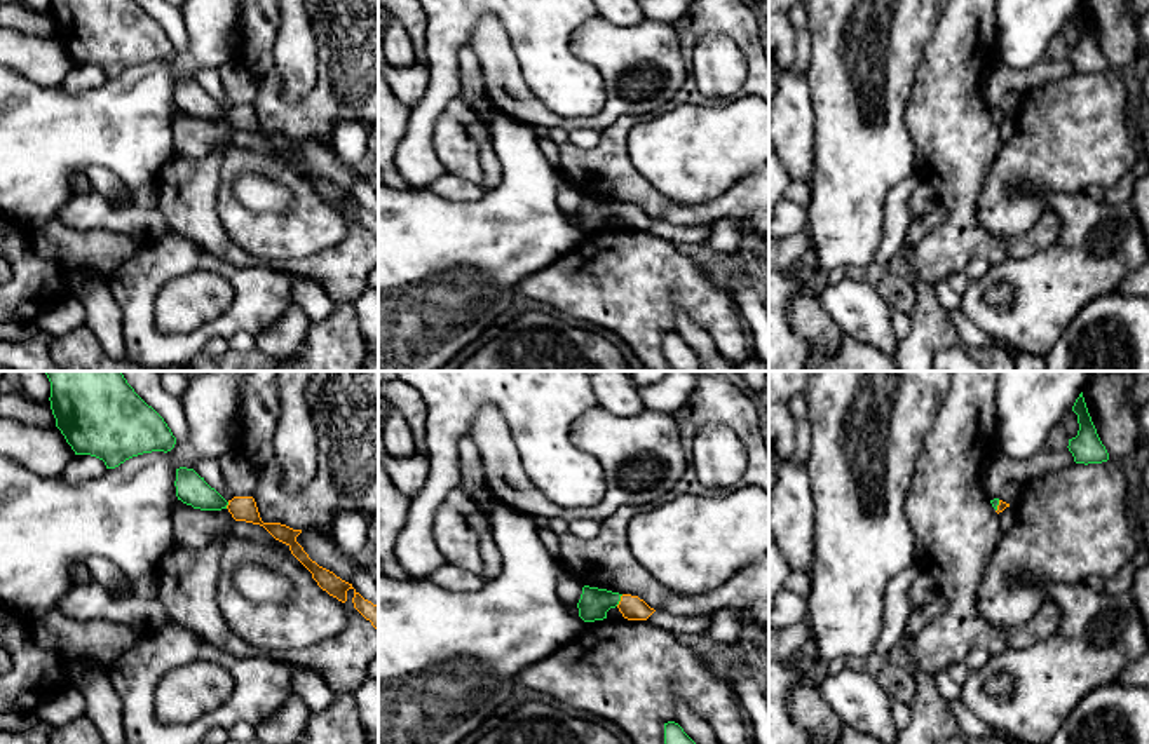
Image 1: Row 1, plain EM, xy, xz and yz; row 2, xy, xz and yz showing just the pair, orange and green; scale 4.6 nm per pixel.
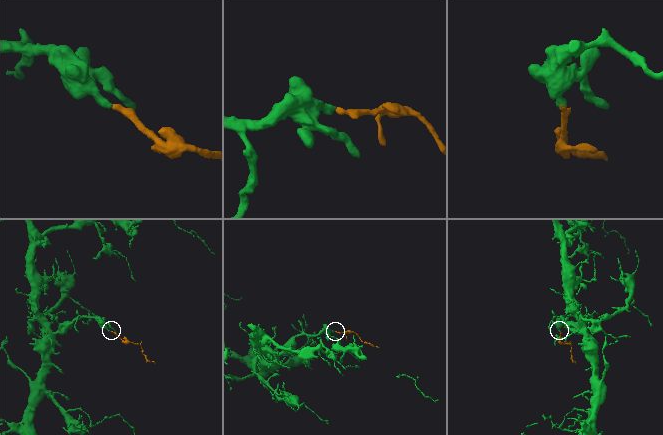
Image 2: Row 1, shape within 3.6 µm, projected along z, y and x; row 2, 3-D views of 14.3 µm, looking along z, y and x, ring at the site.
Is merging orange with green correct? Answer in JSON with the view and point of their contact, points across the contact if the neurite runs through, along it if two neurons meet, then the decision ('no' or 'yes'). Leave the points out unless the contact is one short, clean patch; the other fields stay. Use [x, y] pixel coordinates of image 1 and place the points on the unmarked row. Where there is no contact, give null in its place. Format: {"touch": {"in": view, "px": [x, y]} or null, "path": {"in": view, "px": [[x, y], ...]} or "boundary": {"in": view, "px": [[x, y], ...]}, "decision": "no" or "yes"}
{"touch": {"in": "xz", "px": [621, 209]}, "path": {"in": "xz", "px": [[632, 216], [621, 209], [600, 209], [593, 215]]}, "decision": "yes"}

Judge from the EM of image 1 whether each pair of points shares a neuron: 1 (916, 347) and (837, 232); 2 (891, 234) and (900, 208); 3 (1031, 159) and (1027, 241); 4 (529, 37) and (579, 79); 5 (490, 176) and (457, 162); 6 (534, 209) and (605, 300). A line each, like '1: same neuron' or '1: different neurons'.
1: different neurons
2: same neuron
3: different neurons
4: same neuron
5: different neurons
6: different neurons

